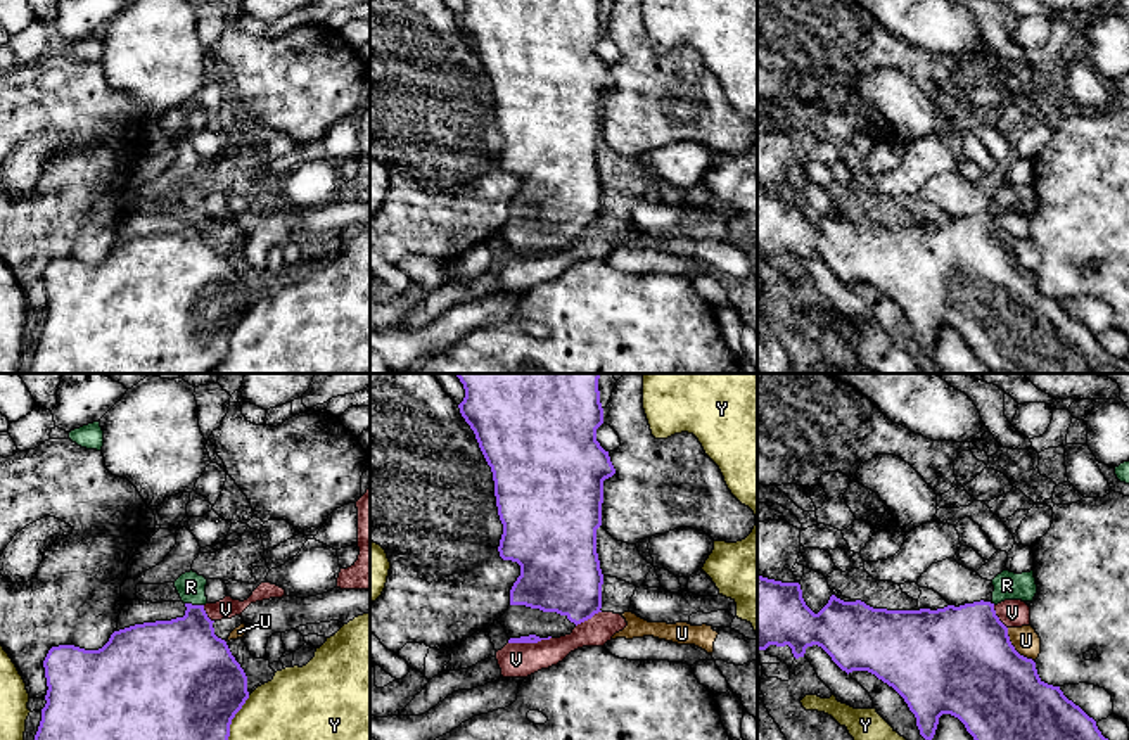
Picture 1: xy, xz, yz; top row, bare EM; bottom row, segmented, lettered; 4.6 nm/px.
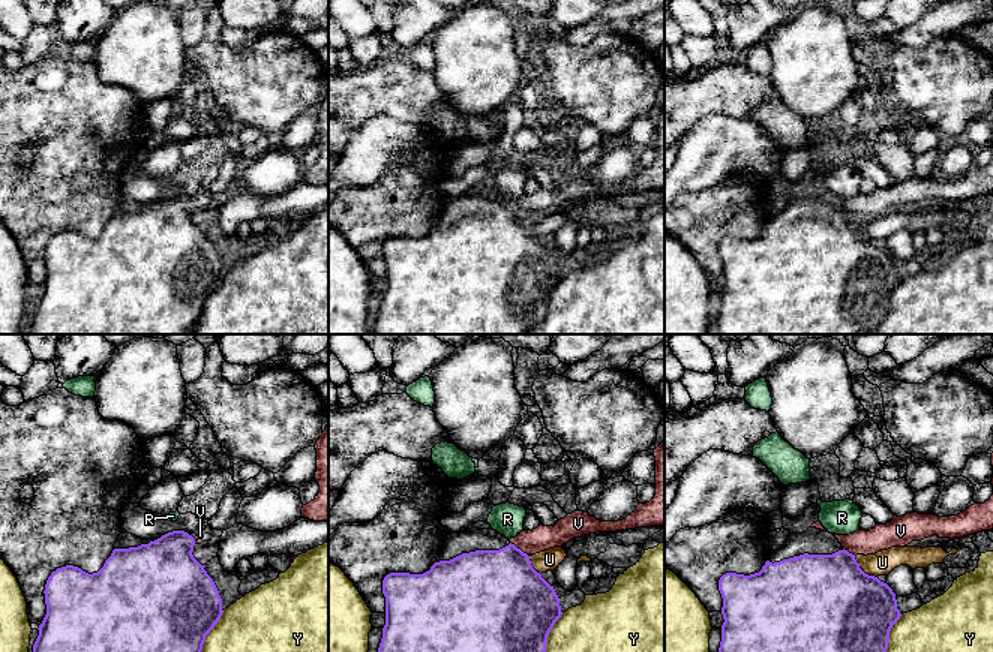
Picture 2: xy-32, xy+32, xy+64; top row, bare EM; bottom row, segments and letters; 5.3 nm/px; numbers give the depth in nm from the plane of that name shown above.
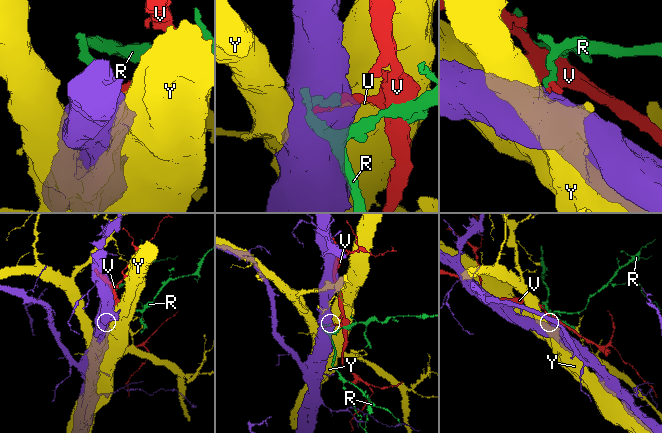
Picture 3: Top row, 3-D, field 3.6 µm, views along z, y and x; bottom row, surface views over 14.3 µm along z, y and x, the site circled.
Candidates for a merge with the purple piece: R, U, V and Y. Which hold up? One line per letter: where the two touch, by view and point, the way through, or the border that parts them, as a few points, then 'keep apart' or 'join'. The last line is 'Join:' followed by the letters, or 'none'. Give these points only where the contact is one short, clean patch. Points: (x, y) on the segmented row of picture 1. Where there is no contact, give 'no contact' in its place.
R: meets purple in xy at (194, 606); runs through xy (182, 657), (194, 633), (194, 606), (191, 586); join
U: meets purple in yz at (1014, 647); border along yz (1007, 628), (1010, 644), (1033, 661); keep apart
V: meets purple in xz at (529, 642); keep apart
Y: meets purple in xy at (234, 716); keep apart
Join: R

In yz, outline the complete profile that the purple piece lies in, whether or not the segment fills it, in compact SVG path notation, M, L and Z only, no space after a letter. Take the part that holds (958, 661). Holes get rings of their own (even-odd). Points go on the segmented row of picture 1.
M757 574L757 650L769 645L788 645L795 659L804 657L807 647L818 645L847 674L875 674L904 699L925 740L934 738L942 714L958 718L973 740L1108 740L1060 686L1039 678L1032 659L1015 650L991 602L937 610L887 610L832 595L814 614L799 583Z

